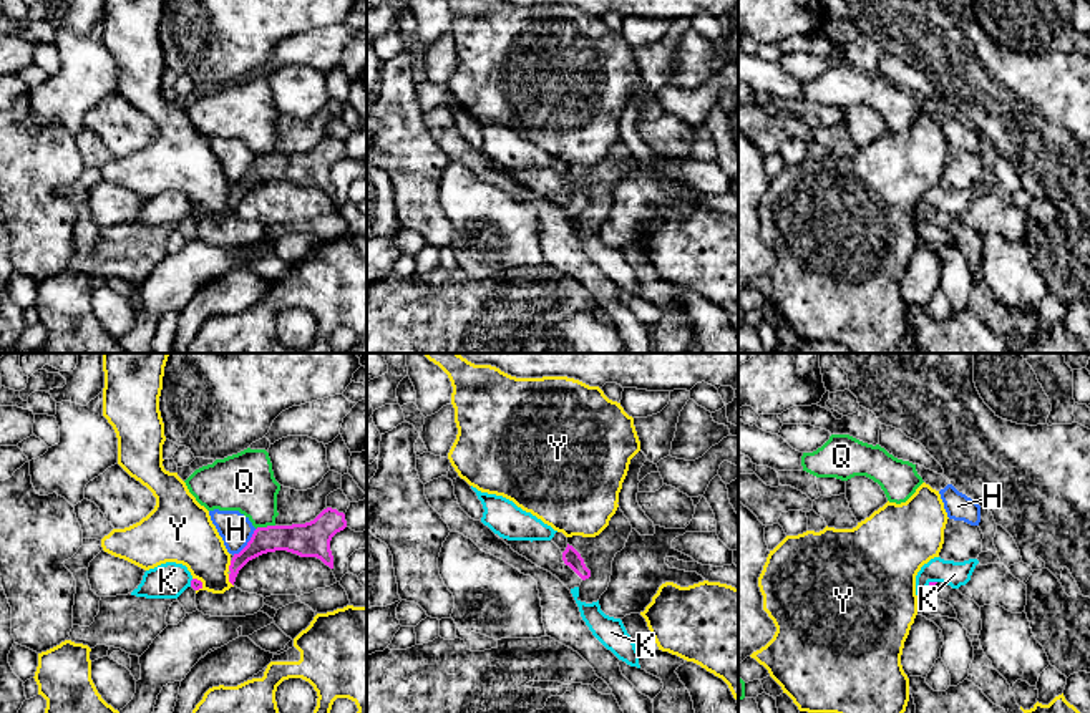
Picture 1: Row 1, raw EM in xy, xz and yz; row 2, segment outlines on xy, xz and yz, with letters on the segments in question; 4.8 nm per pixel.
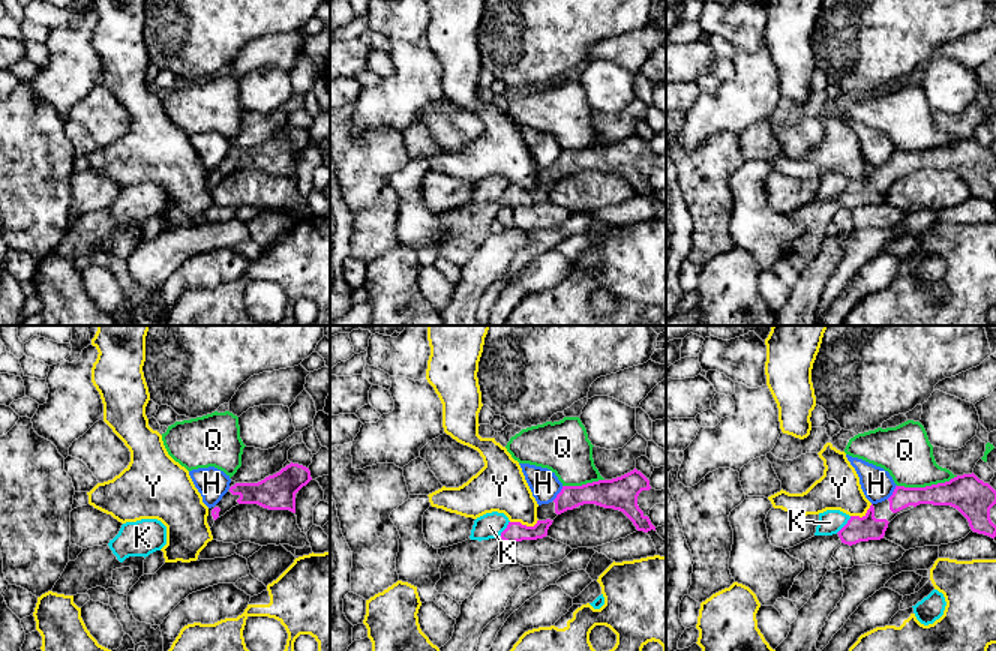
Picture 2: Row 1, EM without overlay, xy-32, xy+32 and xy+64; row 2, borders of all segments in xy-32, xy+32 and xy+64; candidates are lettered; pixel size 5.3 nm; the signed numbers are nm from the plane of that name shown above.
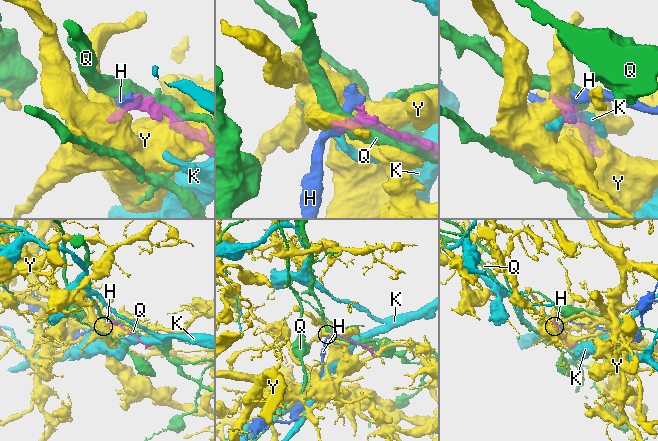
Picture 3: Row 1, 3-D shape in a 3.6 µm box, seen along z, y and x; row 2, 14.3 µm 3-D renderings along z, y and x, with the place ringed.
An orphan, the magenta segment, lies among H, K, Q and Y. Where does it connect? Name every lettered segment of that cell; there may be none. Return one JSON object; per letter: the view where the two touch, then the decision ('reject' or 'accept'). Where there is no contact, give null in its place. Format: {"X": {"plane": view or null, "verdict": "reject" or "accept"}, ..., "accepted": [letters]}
{"H": {"plane": "xy", "verdict": "reject"}, "K": {"plane": "yz", "verdict": "reject"}, "Q": {"plane": "xy", "verdict": "reject"}, "Y": {"plane": "xy", "verdict": "reject"}, "accepted": []}

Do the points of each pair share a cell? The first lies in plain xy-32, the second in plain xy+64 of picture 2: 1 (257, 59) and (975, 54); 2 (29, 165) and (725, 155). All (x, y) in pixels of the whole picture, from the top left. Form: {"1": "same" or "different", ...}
{"1": "same", "2": "same"}

